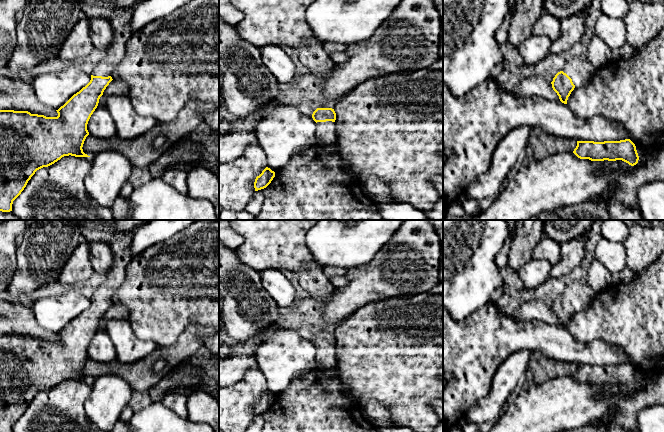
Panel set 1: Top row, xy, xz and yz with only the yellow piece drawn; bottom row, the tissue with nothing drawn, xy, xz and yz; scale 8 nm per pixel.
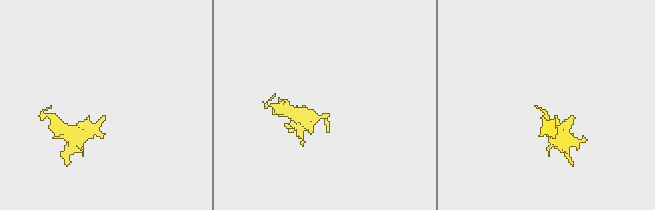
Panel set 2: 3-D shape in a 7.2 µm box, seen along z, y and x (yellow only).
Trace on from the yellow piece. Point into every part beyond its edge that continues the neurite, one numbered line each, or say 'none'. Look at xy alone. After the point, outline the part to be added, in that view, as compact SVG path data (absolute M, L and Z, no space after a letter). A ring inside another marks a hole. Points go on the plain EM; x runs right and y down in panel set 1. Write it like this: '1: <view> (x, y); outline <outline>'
1: xy (119, 245); outline M135 230L128 233L116 233L109 241L109 251L113 264L104 281L95 289L92 299L108 301L122 285L126 277L126 267L131 260L130 245Z

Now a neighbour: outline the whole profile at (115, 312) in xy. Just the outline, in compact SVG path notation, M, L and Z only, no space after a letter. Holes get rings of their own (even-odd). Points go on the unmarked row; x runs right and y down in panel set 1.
M112 304L99 323L97 331L106 331L106 325L109 320L128 320L129 311L125 306Z

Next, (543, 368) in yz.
M532 351L528 368L532 371L534 384L542 384L560 376L573 376L577 365L546 357L540 351Z

